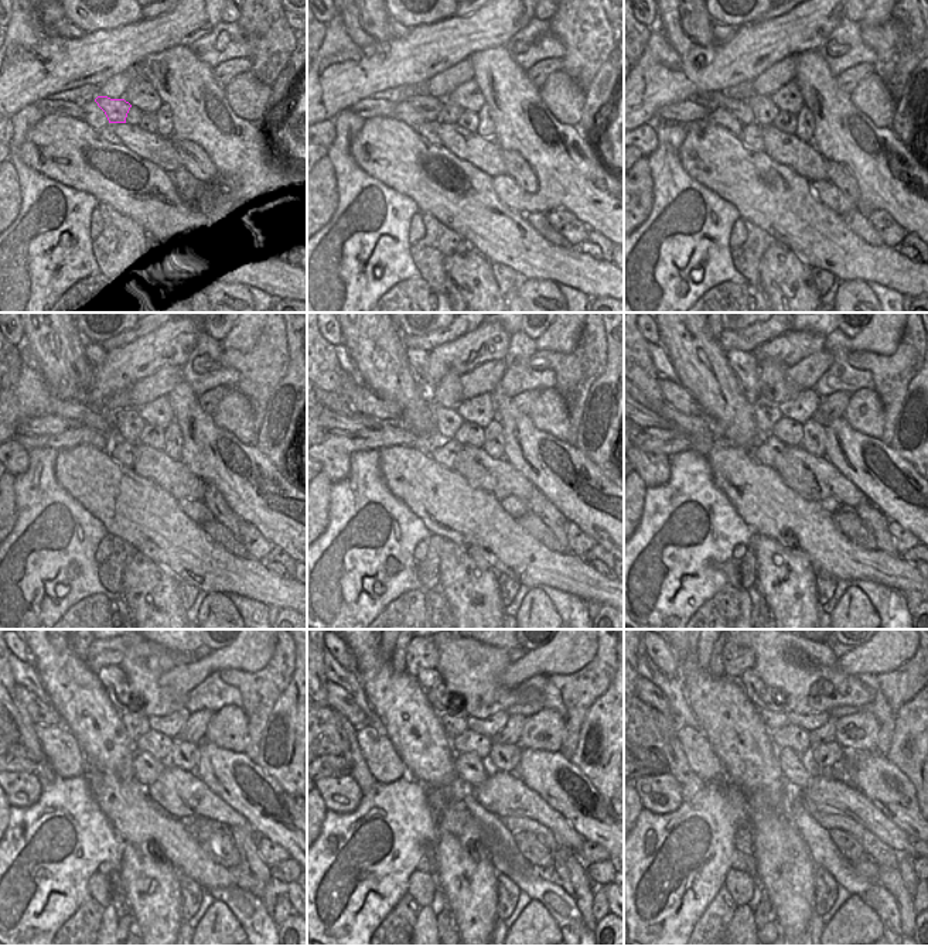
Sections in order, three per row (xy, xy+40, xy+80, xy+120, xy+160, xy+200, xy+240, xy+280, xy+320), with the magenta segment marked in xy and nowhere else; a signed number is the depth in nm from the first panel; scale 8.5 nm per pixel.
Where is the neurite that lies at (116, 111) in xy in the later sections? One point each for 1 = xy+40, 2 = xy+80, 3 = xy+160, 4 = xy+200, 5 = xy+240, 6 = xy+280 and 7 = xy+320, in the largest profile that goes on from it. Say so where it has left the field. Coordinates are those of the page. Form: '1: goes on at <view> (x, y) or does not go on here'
1: goes on at xy+40 (429, 108)
2: goes on at xy+80 (740, 109)
3: goes on at xy+160 (364, 402)
4: goes on at xy+200 (674, 393)
5: goes on at xy+240 (40, 713)
6: goes on at xy+280 (338, 699)
7: goes on at xy+320 (652, 696)

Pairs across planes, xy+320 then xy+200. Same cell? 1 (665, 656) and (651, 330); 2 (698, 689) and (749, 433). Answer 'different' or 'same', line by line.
1: same
2: same

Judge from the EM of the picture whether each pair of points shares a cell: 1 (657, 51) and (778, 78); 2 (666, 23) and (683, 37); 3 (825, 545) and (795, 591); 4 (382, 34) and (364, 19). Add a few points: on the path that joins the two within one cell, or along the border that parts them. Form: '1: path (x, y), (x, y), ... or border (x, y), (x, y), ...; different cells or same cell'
1: border (788, 55), (771, 64), (750, 81); different cells
2: path (671, 24), (679, 33); same cell
3: border (785, 546), (801, 549), (815, 569); different cells
4: path (378, 31), (368, 23); same cell

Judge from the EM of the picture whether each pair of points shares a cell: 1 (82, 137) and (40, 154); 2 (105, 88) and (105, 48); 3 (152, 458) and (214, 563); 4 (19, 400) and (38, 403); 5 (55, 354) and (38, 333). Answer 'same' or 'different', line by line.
1: same
2: different
3: different
4: same
5: same

